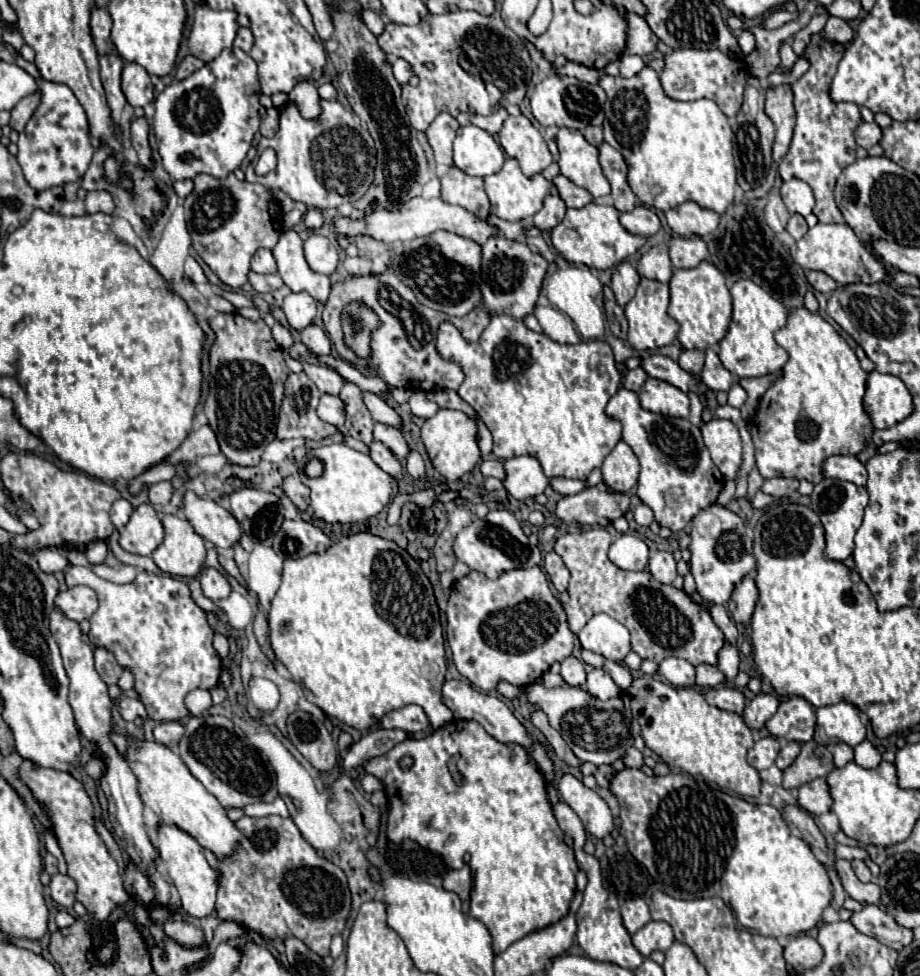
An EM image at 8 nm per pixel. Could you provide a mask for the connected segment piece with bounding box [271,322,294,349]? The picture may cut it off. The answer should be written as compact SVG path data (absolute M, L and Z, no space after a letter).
M279 322L271 328L271 334L273 334L275 341L282 349L288 349L294 343L294 339L289 330L287 330L287 328L283 328Z

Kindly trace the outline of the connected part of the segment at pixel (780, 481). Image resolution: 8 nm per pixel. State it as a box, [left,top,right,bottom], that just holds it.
[763,478,799,498]

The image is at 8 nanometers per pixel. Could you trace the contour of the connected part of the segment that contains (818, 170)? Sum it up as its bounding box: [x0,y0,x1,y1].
[779,34,861,222]

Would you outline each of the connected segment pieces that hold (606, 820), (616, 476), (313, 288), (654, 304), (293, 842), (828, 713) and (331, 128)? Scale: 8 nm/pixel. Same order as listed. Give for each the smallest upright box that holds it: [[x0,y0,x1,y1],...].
[[557,774,615,838],[601,440,639,492],[273,230,331,302],[625,278,679,352],[217,816,351,956],[817,702,865,746],[245,100,375,210]]

